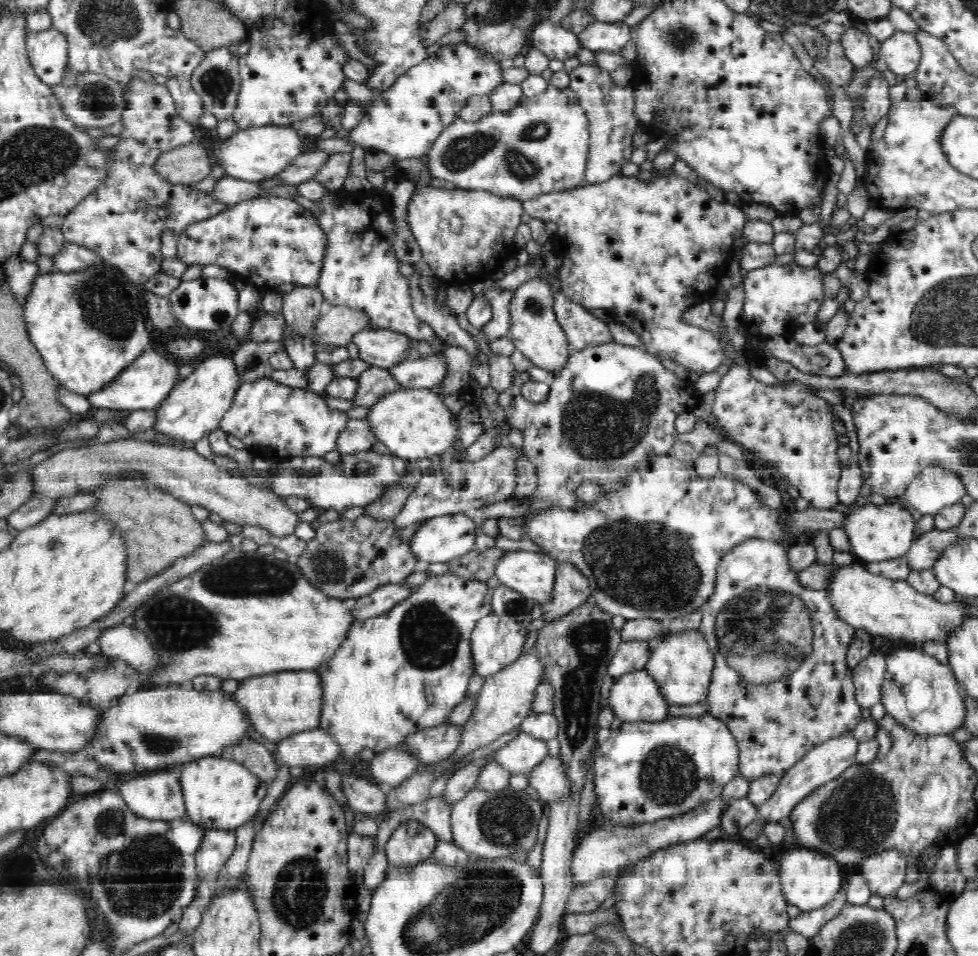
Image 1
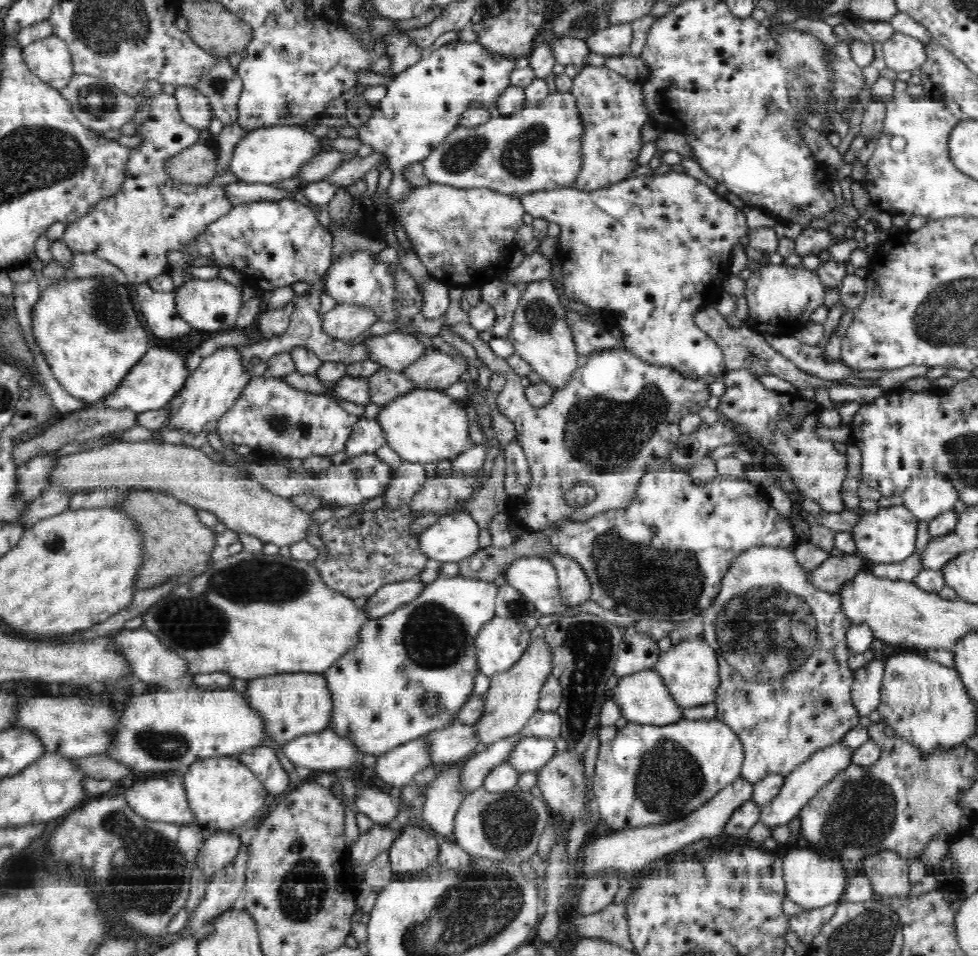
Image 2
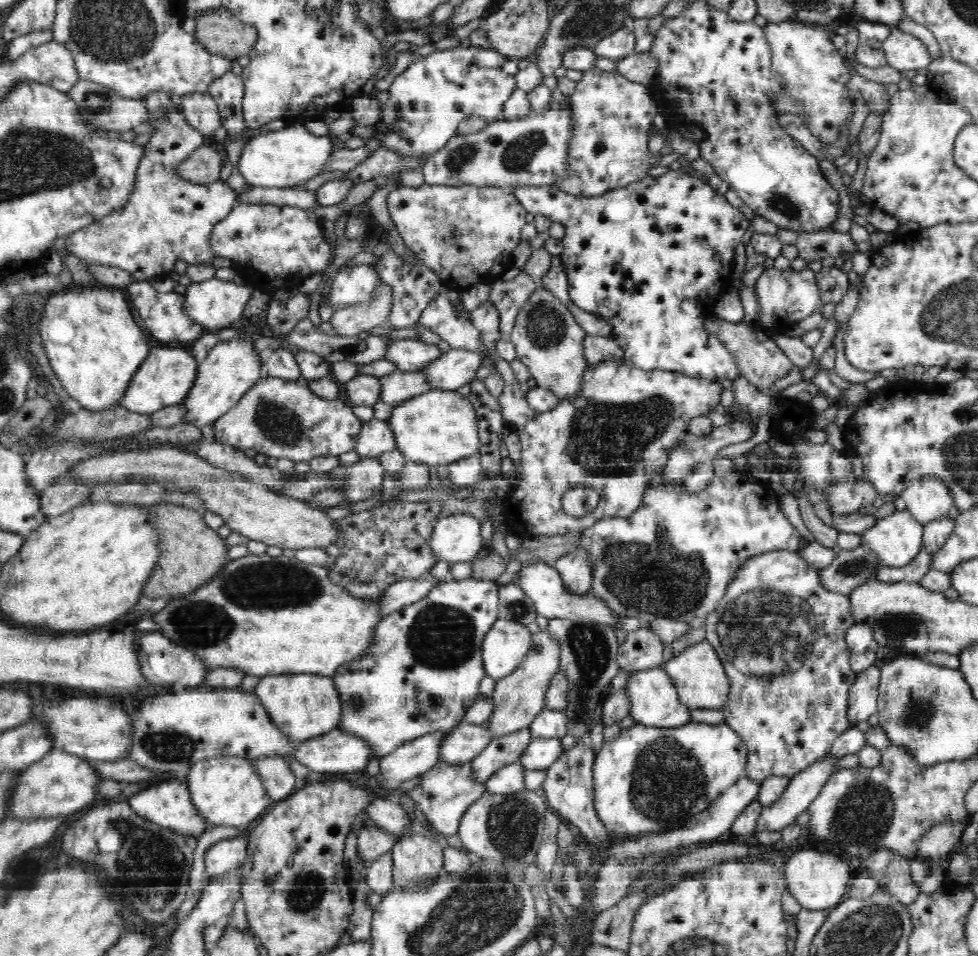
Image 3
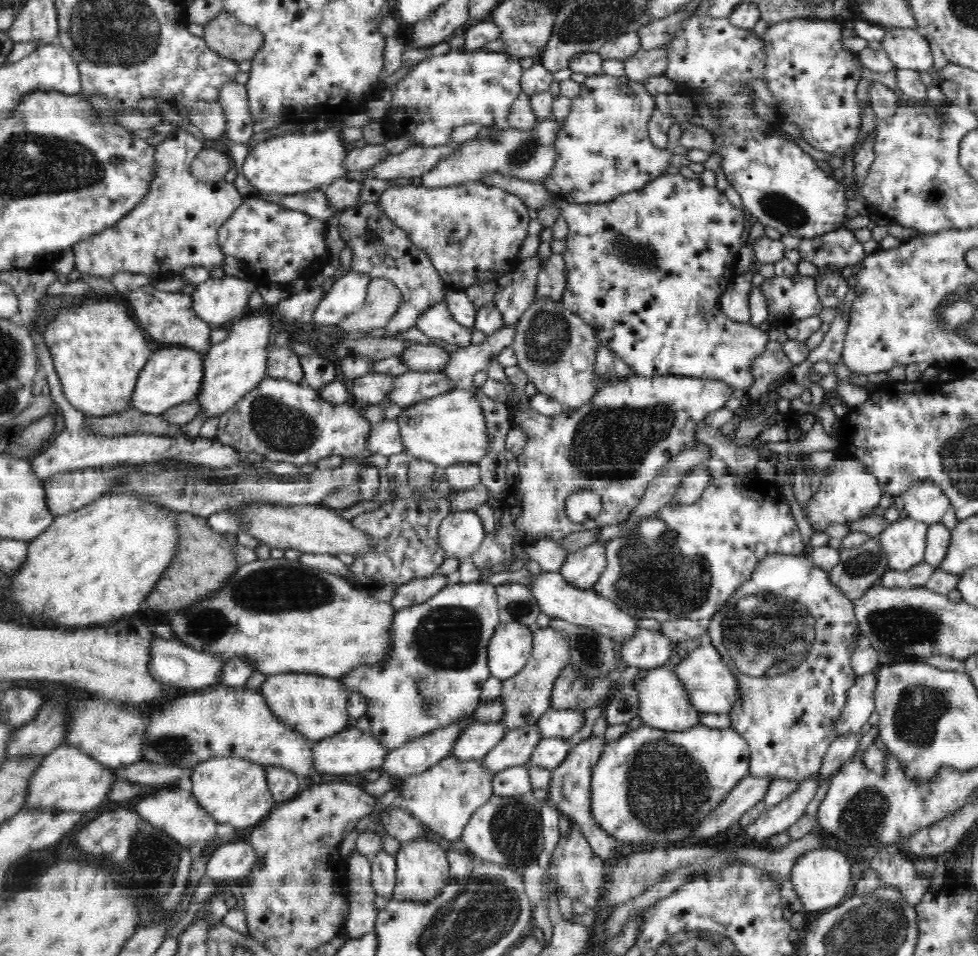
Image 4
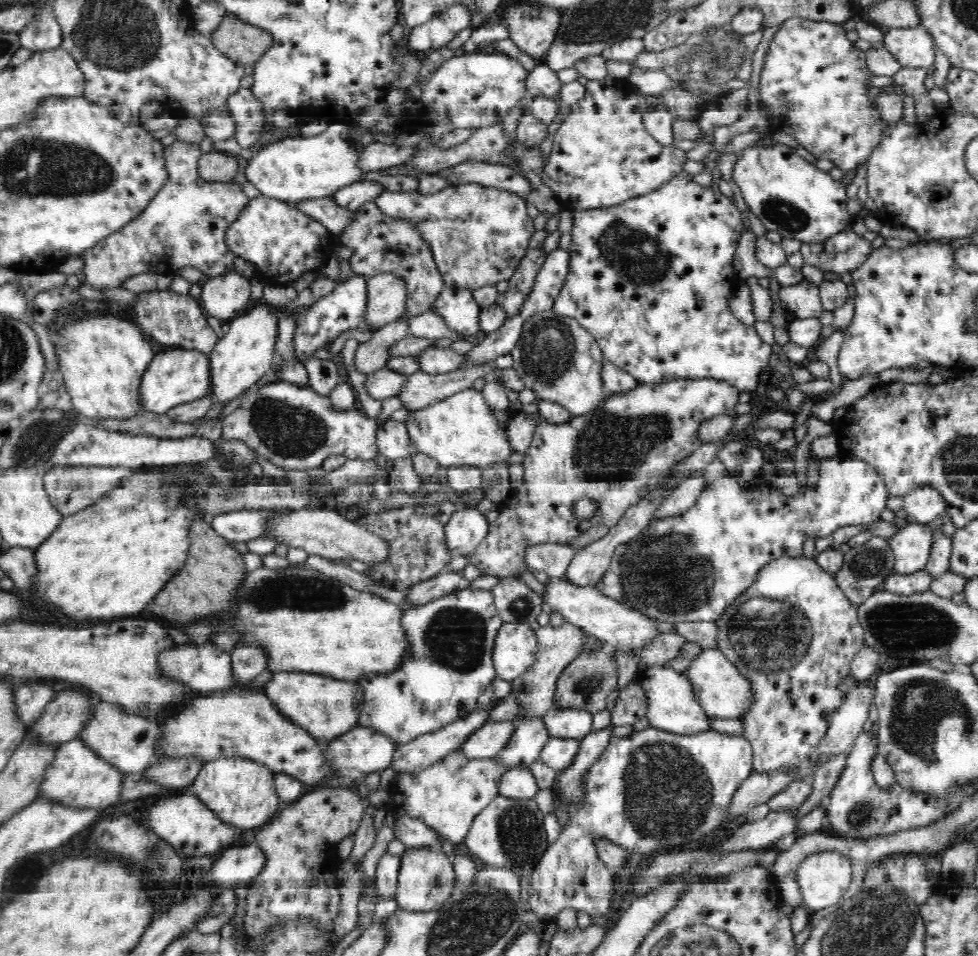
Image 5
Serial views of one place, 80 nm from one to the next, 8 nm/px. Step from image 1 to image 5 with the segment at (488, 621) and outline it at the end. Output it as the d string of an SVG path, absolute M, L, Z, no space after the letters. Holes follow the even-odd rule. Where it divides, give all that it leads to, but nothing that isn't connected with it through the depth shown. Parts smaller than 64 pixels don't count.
M502 623L493 648L493 665L499 678L520 678L536 662L537 633L528 623Z

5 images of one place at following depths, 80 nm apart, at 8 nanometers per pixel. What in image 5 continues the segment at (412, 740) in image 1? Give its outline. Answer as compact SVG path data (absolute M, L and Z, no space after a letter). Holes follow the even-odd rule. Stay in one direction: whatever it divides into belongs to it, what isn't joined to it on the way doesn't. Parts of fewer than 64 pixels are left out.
M490 720L476 734L472 734L457 751L464 751L467 757L490 759L500 752L514 732L514 721Z

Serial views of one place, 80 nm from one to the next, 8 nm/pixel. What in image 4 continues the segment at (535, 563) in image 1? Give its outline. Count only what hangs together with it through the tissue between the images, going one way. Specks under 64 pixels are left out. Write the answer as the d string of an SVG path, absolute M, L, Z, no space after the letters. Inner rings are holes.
M541 571L533 575L531 584L527 587L534 594L534 599L542 614L549 617L557 617L575 625L590 627L590 630L598 631L598 634L606 635L615 641L624 644L626 639L633 638L642 629L638 629L638 618L633 613L626 612L614 605L613 601L600 597L593 589L581 589L571 585L559 572Z

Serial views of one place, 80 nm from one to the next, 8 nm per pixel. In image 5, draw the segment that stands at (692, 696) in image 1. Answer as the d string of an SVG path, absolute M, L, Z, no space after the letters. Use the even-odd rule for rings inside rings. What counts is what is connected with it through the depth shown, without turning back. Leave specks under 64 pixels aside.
M718 648L702 649L682 673L693 685L701 707L710 718L744 718L754 704L753 696L756 692L753 692L748 676L740 673Z

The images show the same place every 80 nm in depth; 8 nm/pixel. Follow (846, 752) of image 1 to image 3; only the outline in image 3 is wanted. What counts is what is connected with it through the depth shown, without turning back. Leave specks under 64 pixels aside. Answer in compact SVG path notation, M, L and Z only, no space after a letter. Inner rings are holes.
M828 753L825 758L790 779L788 791L777 803L763 808L755 832L781 832L786 826L796 824L797 817L808 811L834 773L836 762L838 759Z

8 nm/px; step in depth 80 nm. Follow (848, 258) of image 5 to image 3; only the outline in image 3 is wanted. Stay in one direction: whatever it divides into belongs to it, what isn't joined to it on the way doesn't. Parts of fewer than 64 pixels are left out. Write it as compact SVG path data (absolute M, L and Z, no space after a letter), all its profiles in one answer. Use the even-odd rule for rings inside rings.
M826 229L822 231L814 231L812 234L802 233L797 238L794 246L798 249L798 254L802 259L806 262L814 261L814 260L822 260L827 256L831 256L832 258L837 258L841 253L852 254L852 256L858 252L857 244L854 243L852 237L850 237L850 233L842 233L839 231L834 231L832 229Z

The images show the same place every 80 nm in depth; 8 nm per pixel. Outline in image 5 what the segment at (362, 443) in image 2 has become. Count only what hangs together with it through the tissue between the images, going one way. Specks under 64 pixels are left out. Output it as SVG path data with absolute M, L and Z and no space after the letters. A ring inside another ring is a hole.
M392 419L384 421L377 428L376 443L378 451L387 460L412 458L418 453L416 444L412 443L409 436L407 425Z

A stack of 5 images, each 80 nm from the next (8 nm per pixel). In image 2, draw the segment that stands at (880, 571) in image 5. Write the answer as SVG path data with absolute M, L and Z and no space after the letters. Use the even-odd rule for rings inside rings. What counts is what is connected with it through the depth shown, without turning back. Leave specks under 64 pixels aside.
M860 552L844 553L843 557L830 556L820 566L809 571L809 582L826 592L840 592L846 583L862 571L870 572L872 563Z

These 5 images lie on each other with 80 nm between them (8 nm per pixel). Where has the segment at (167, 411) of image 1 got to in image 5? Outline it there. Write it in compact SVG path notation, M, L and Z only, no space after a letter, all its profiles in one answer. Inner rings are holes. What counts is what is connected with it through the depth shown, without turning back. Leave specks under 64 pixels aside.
M256 306L246 316L229 321L226 338L222 338L212 350L210 365L213 372L213 390L209 396L213 404L227 404L247 394L273 368L278 342L278 322L268 306Z

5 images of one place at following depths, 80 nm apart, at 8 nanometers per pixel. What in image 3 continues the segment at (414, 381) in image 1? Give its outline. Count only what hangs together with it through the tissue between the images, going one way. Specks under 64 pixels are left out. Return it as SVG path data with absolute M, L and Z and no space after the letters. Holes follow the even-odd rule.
M451 349L444 352L436 363L418 371L420 374L424 373L432 389L456 391L460 387L471 384L482 364L484 364L484 355L478 351Z

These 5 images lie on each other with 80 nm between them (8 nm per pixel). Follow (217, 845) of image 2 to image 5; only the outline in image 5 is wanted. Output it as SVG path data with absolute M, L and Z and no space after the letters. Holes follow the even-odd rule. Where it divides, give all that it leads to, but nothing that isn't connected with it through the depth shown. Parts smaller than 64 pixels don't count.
M239 845L216 857L207 879L224 888L247 885L266 866L266 856L257 845Z

